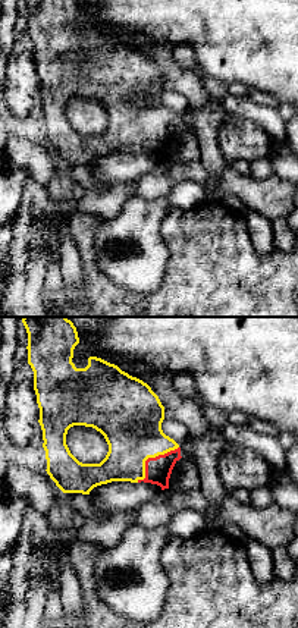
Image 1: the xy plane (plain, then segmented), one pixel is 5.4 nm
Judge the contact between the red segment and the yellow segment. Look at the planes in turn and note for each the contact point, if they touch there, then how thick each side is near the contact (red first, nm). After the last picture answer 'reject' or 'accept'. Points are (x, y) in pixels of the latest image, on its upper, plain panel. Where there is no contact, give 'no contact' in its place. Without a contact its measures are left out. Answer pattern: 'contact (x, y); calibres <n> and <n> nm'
contact (150, 129); calibres 140 and 340 nm

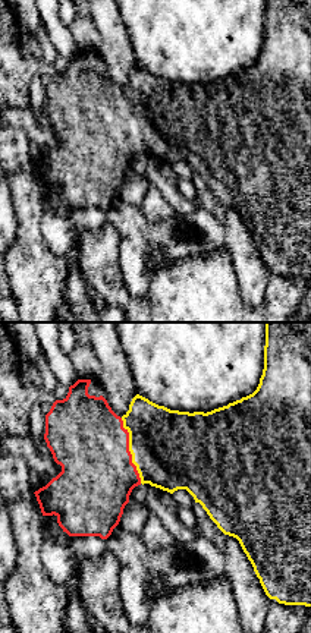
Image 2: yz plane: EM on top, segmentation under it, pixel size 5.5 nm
contact (128, 122); calibres 420 and 440 nm

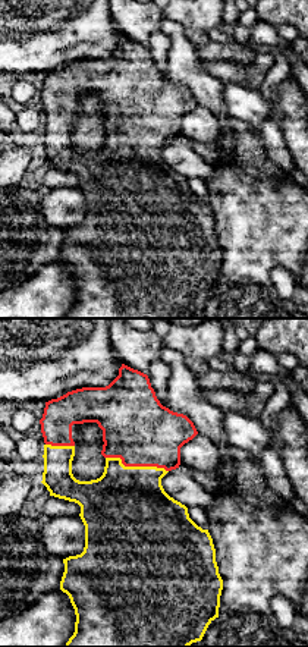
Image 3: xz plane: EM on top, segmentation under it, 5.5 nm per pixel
contact (137, 137); calibres 380 and 460 nm

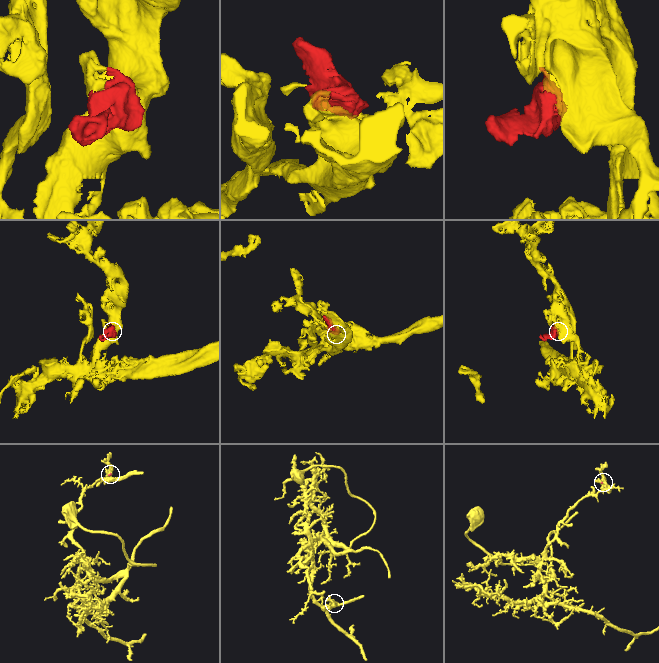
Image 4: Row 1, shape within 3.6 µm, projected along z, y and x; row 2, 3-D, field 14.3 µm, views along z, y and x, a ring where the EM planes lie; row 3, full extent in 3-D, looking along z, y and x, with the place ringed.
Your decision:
accept

